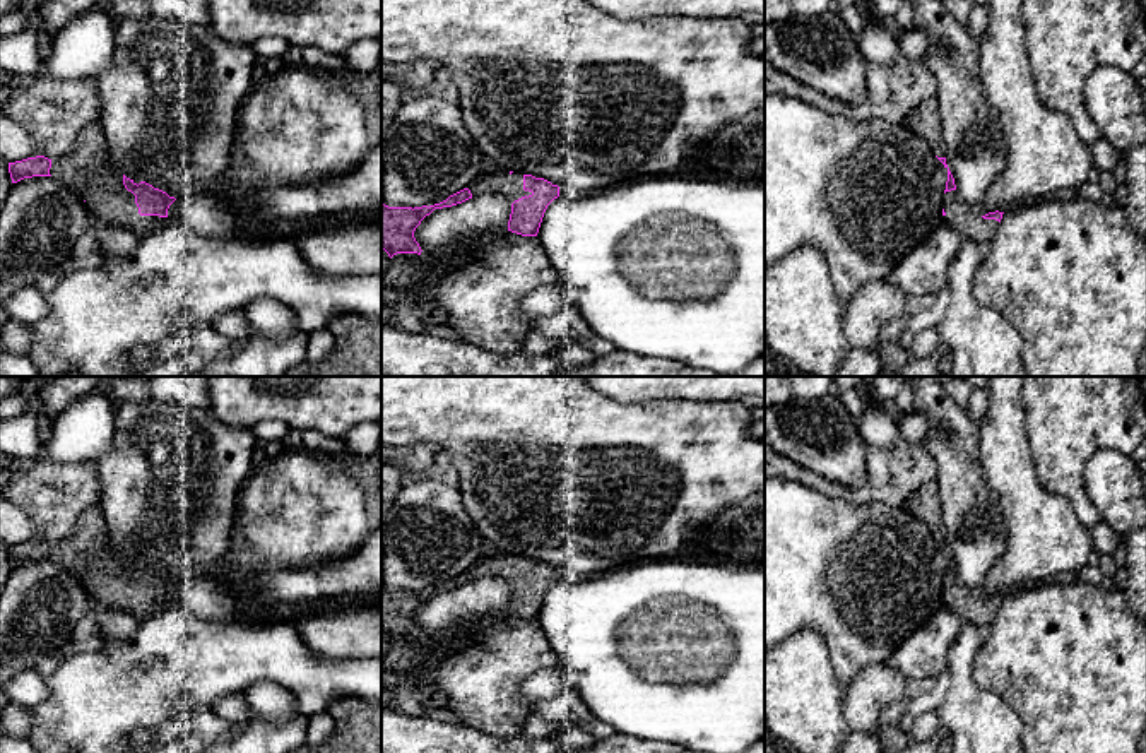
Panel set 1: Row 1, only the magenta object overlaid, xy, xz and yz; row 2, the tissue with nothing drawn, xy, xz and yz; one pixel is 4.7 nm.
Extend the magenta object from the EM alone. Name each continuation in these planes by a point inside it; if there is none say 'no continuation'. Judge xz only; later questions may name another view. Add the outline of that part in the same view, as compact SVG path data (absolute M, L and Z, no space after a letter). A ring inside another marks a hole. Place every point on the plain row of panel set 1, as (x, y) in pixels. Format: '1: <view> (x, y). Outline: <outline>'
1: xz (508, 569). Outline: M491 556L479 560L472 568L467 570L472 580L498 577L506 580L511 587L522 580L532 578L532 575L523 573L523 558L520 556Z

